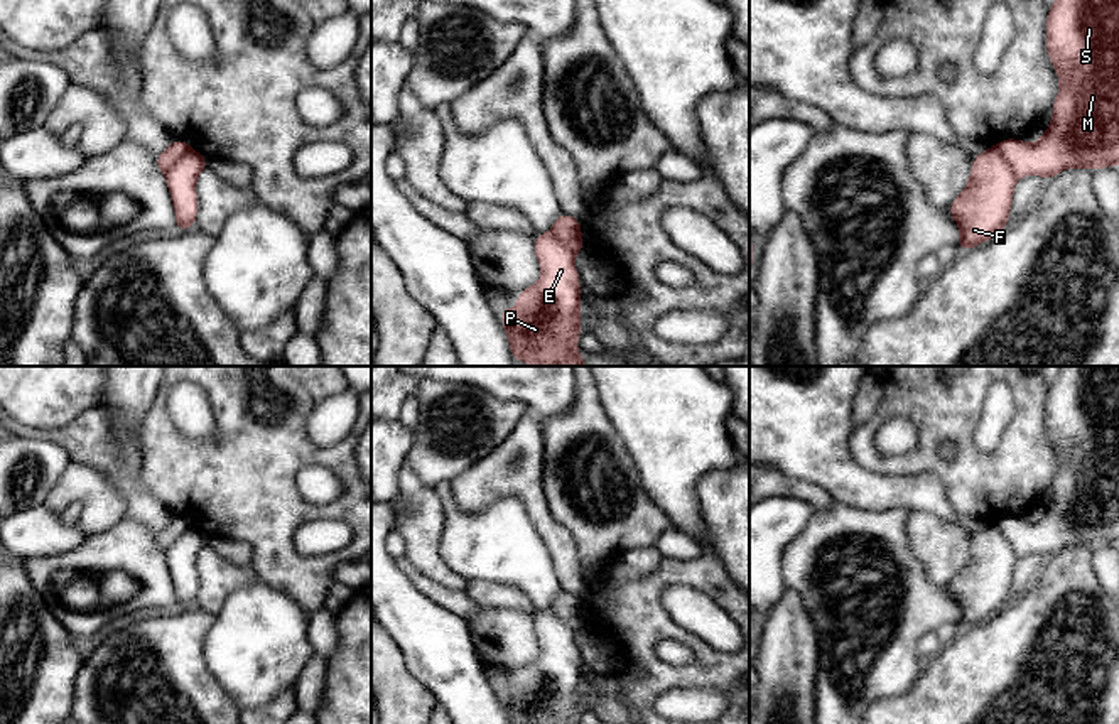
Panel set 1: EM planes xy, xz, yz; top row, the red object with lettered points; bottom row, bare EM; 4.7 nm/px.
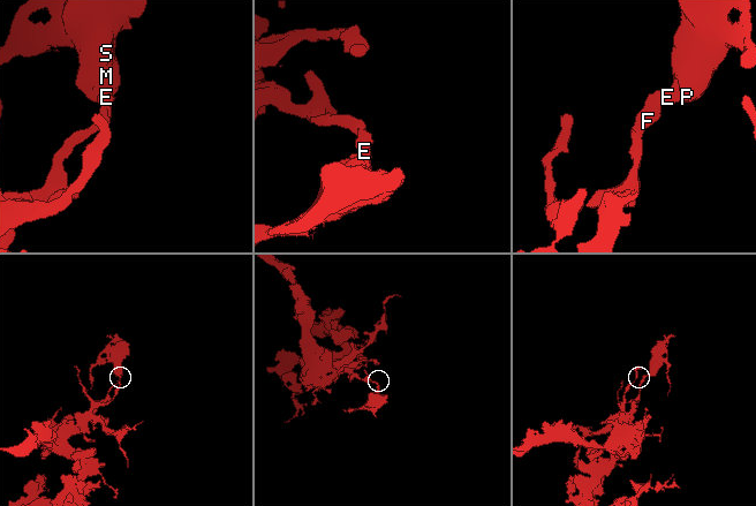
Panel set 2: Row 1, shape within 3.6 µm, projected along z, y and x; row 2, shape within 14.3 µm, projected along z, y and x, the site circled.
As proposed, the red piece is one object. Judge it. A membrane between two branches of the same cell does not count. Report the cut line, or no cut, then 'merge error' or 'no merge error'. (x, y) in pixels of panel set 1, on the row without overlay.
yz (993, 525), (1018, 556) | merge error

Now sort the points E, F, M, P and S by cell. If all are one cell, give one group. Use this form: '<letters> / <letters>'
E M P S / F

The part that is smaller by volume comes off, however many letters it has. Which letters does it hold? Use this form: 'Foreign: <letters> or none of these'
Foreign: E, M, P, S

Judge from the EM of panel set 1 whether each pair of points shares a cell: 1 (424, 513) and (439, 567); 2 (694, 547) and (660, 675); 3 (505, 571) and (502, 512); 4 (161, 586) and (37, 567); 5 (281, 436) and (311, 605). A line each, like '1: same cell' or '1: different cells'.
1: same cell
2: different cells
3: same cell
4: same cell
5: same cell

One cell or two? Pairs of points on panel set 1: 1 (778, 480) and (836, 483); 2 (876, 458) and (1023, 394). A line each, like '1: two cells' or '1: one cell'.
1: two cells
2: one cell

